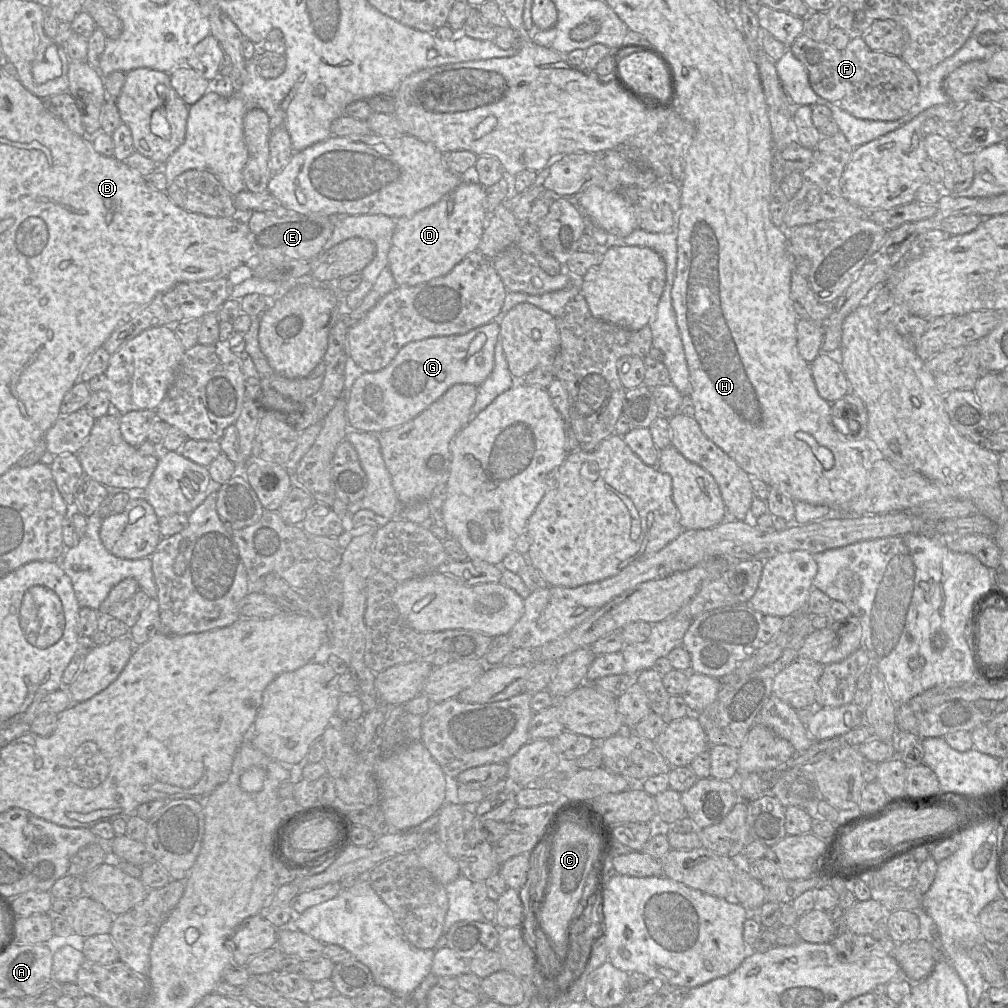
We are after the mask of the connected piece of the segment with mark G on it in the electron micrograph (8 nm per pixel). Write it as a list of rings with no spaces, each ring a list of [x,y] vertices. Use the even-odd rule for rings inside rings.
[[[496,318],[465,334],[437,336],[406,344],[392,362],[377,372],[362,372],[346,392],[349,429],[381,433],[414,419],[455,384],[479,386],[494,366],[500,326]]]

